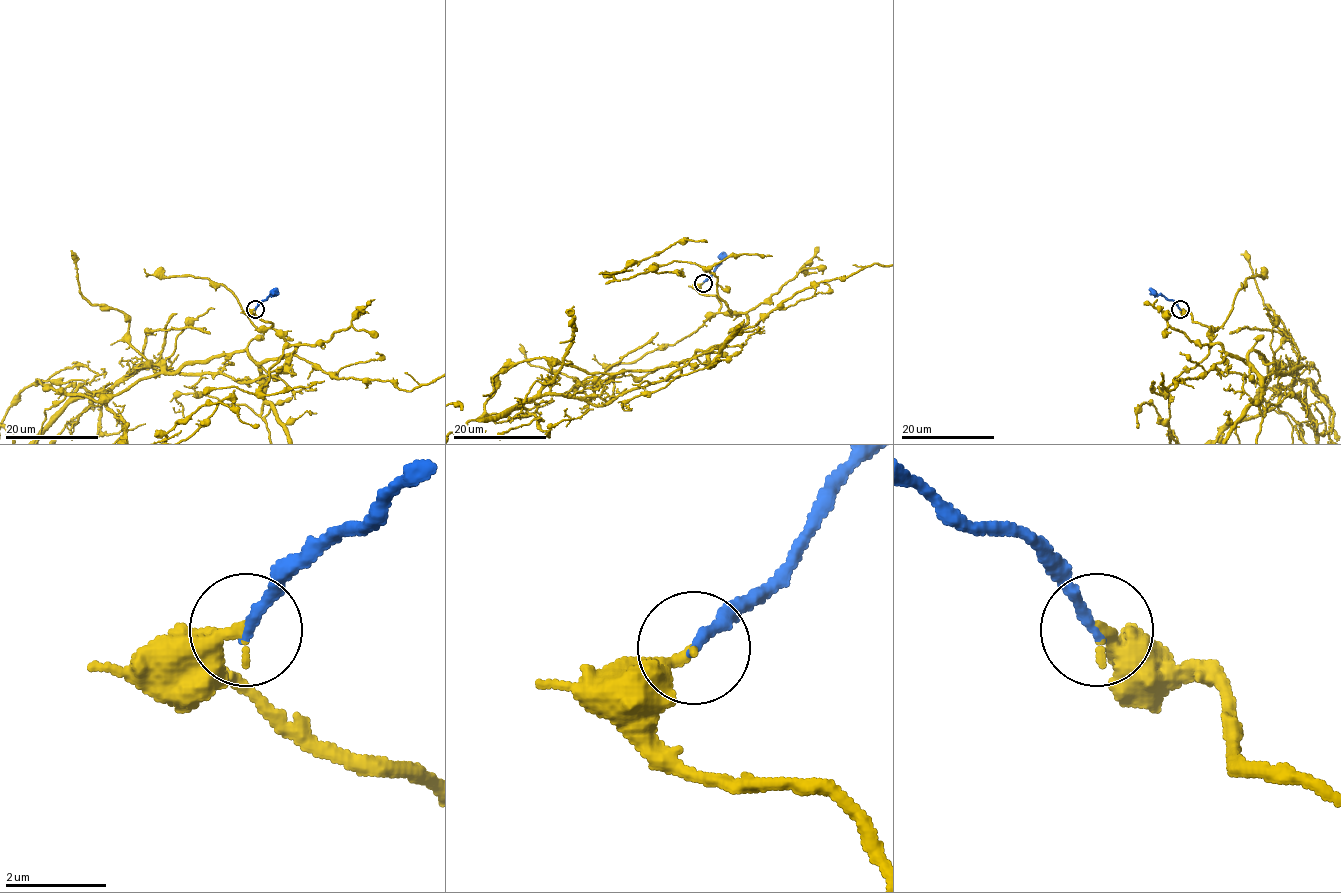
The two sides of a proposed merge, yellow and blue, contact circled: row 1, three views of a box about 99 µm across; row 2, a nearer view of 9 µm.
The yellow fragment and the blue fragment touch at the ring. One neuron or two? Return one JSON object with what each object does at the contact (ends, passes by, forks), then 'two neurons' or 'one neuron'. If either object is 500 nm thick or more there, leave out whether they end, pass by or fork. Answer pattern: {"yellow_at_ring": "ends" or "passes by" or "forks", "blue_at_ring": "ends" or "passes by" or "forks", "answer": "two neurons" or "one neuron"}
{"yellow_at_ring": "ends", "blue_at_ring": "ends", "answer": "one neuron"}

